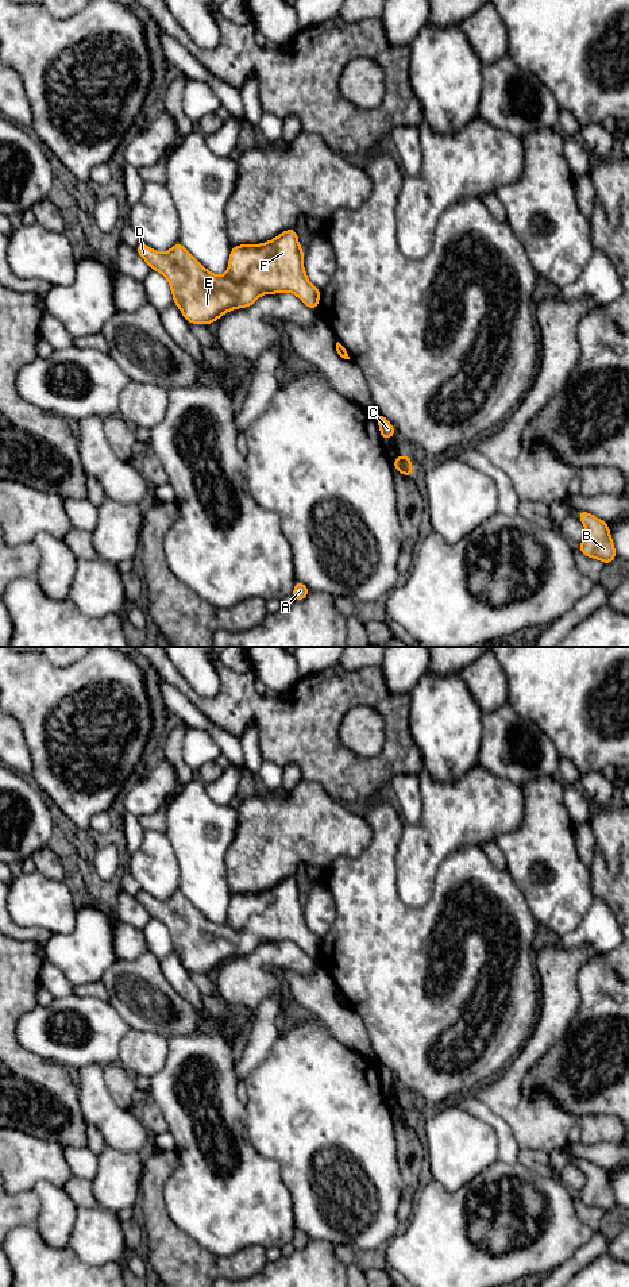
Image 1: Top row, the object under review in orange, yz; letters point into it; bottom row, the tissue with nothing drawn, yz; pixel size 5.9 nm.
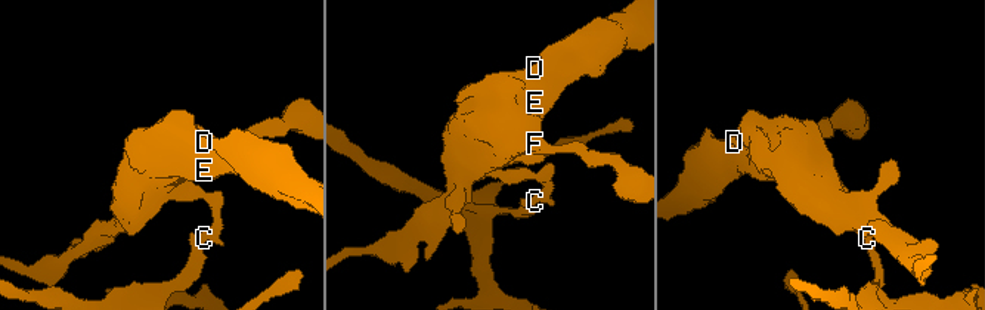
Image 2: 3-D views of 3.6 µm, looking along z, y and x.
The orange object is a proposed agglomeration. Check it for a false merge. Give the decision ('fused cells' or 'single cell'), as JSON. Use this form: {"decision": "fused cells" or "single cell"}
{"decision": "fused cells"}

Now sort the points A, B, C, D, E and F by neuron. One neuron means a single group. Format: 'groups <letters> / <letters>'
groups A B C / D E F

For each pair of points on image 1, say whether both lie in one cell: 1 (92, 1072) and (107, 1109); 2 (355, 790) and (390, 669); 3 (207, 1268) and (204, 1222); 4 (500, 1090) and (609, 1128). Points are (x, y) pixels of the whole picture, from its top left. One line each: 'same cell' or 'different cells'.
1: same cell
2: different cells
3: different cells
4: different cells

